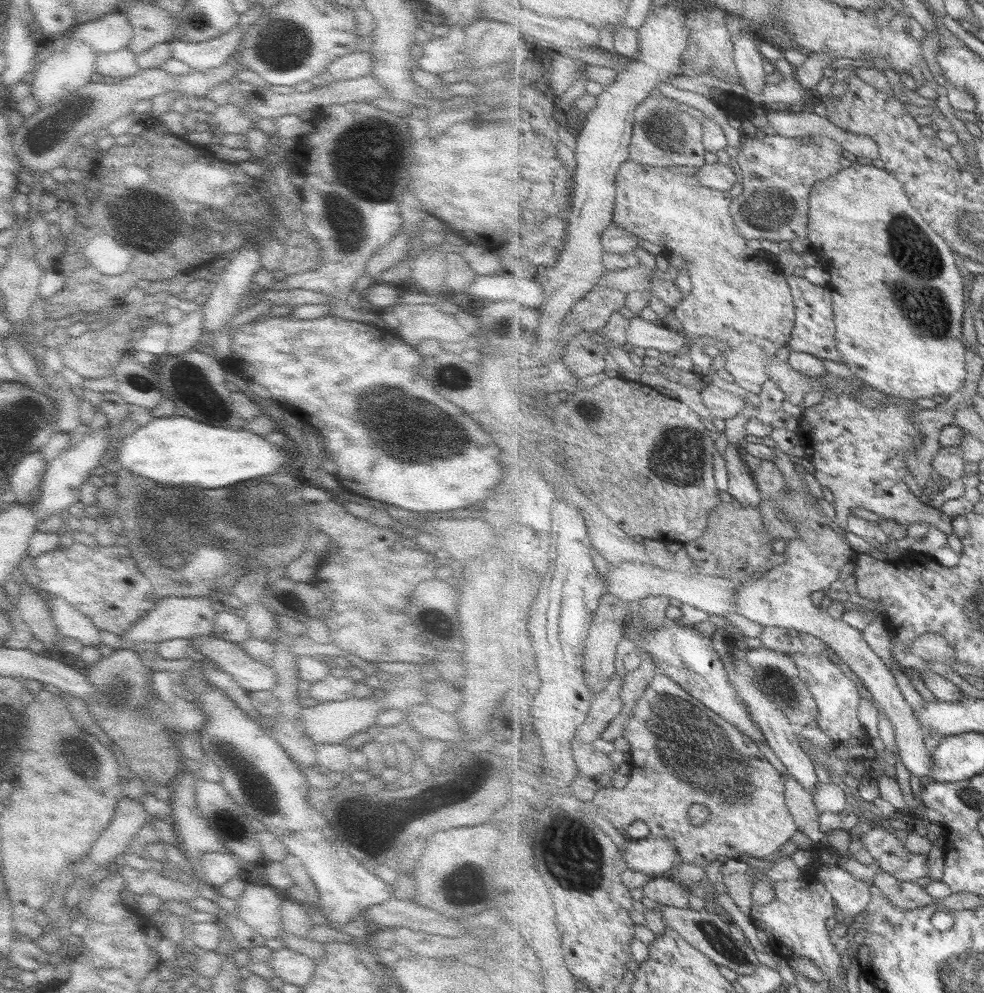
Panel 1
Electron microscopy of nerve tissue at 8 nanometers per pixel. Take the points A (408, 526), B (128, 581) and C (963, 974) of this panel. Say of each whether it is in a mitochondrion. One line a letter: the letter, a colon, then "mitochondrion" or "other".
A: other
B: other
C: mitochondrion

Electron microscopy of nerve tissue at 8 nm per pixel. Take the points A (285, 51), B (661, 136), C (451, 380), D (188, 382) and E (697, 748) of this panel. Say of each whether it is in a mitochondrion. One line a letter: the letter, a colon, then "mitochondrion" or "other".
A: mitochondrion
B: mitochondrion
C: mitochondrion
D: mitochondrion
E: mitochondrion

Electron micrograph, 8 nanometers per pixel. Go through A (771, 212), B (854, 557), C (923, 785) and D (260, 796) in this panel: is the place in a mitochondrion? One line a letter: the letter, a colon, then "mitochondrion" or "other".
A: mitochondrion
B: other
C: other
D: mitochondrion

